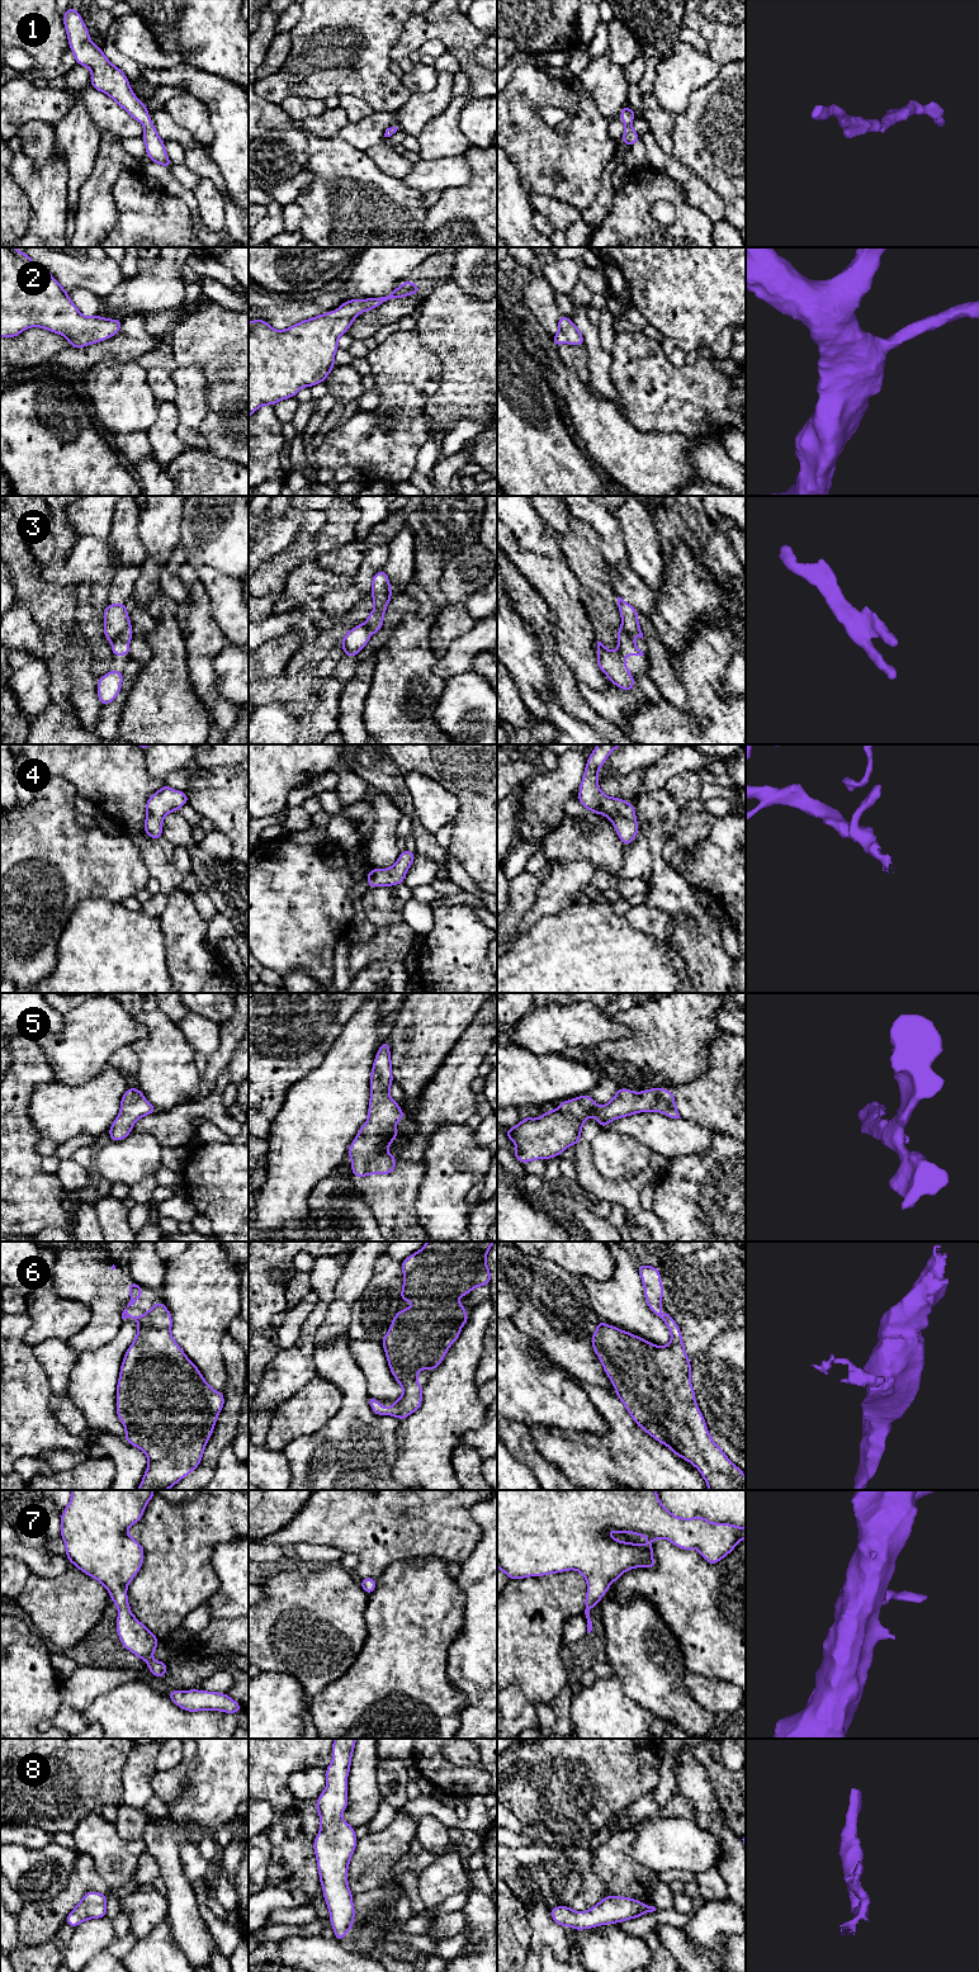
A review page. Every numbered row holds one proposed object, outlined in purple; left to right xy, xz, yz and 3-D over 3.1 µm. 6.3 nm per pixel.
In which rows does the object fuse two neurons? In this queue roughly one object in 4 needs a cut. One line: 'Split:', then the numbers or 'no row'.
Split: 3

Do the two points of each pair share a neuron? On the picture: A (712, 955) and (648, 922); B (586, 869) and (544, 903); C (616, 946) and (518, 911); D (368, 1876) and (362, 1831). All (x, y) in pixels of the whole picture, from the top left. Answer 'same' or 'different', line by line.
A: different
B: same
C: different
D: different

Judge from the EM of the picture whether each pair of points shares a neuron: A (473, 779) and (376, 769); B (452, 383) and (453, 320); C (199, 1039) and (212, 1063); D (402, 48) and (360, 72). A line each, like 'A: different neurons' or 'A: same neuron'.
A: different neurons
B: same neuron
C: different neurons
D: different neurons

